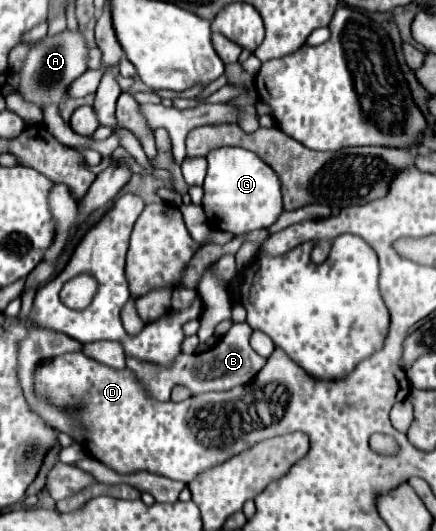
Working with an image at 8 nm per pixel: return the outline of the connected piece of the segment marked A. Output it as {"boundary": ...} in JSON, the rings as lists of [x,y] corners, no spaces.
{"boundary":[[[64,31],[56,37],[46,37],[38,43],[34,43],[34,47],[28,53],[28,59],[24,63],[24,69],[20,71],[22,81],[20,81],[20,89],[18,93],[30,101],[36,103],[38,107],[48,105],[48,103],[56,103],[60,105],[68,95],[68,85],[80,77],[80,73],[86,71],[86,43],[80,35],[80,31]]]}

